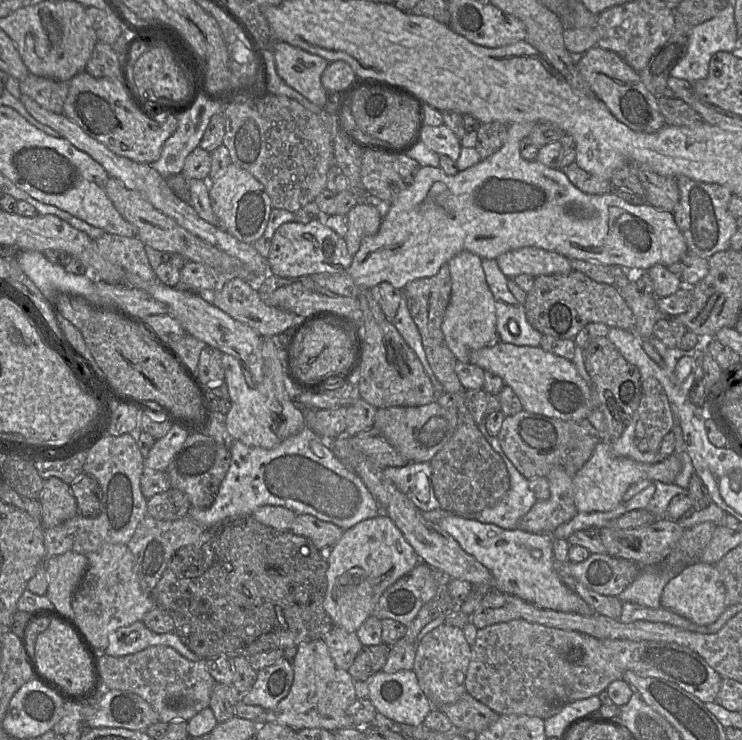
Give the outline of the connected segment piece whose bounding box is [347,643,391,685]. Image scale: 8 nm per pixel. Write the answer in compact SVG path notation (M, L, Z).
M379 644L364 646L352 666L347 670L355 681L368 682L382 671L391 653L391 646Z

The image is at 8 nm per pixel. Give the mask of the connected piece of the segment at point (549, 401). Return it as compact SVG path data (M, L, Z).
M500 342L494 347L483 347L471 352L470 364L481 367L484 371L492 372L513 389L520 399L523 409L533 414L544 415L561 420L581 421L587 419L593 410L593 389L579 375L572 361L543 350L540 346L517 346Z

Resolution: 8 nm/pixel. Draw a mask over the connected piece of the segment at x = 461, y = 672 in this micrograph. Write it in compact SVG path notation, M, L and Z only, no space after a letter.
M446 624L428 633L417 645L413 671L434 709L457 702L465 693L465 679L471 661L471 647L463 629Z

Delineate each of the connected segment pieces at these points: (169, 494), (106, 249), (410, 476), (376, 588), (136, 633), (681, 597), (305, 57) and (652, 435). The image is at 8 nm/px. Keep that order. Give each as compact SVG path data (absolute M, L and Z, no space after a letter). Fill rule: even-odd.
M170 488L168 491L156 494L147 502L147 514L156 520L173 521L185 517L191 508L188 496Z
M105 232L95 240L98 253L105 261L120 265L128 274L136 275L143 281L156 281L145 244L138 237L127 237Z
M410 462L403 467L386 467L383 474L431 521L437 523L453 514L440 508L432 486L430 462Z
M385 513L344 531L340 541L326 551L328 588L323 603L335 627L356 633L373 612L383 593L420 562L414 548Z
M142 621L115 630L109 635L108 640L108 647L104 651L107 656L127 656L151 646L161 645L173 648L187 660L193 662L204 660L191 652L175 632L155 633L149 630Z
M696 561L666 584L660 604L699 626L706 626L715 622L726 610L725 595L725 587L714 564Z
M284 41L274 47L276 72L285 83L319 107L324 107L327 91L321 83L321 75L329 61L323 57L292 46Z
M653 377L642 381L637 415L645 427L650 452L658 452L663 437L674 427L674 415L660 382Z

